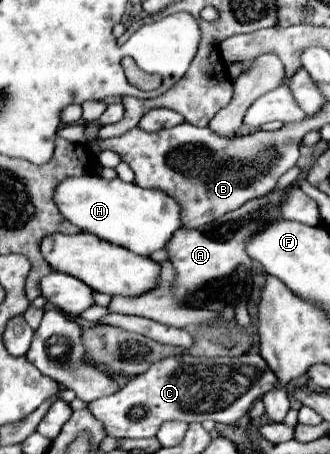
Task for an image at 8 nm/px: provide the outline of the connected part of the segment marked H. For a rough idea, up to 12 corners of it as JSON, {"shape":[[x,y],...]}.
{"shape":[[78,176],[58,184],[62,216],[140,256],[182,228],[158,188]]}

